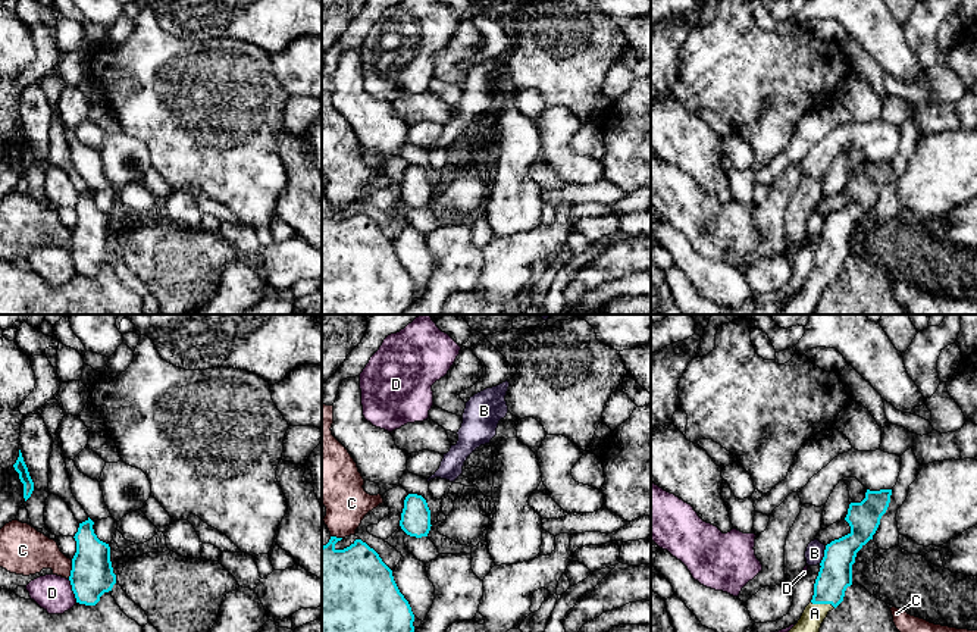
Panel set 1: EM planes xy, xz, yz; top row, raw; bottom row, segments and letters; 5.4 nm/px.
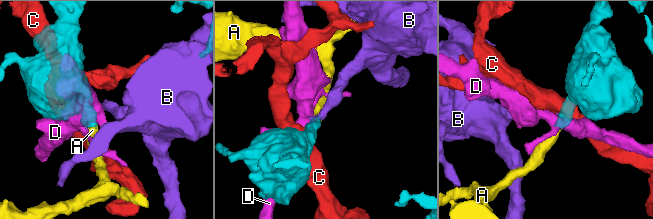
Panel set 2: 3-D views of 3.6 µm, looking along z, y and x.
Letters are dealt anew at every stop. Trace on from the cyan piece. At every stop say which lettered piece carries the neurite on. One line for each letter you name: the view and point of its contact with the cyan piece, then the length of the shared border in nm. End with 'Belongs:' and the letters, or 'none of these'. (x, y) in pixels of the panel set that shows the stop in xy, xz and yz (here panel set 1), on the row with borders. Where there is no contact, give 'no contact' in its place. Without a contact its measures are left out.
A: contact yz (823, 603); length 140 nm
Belongs: A

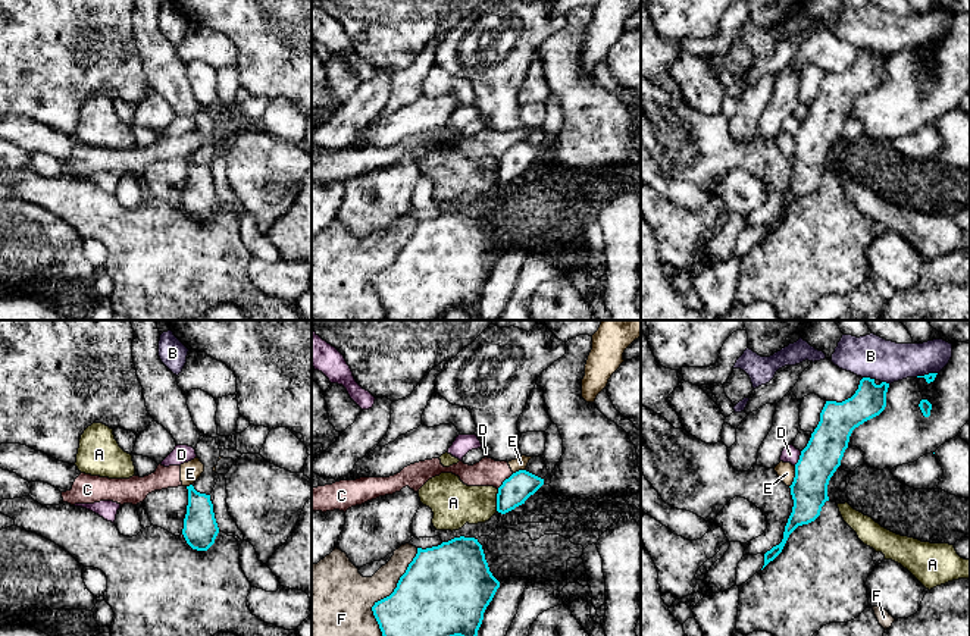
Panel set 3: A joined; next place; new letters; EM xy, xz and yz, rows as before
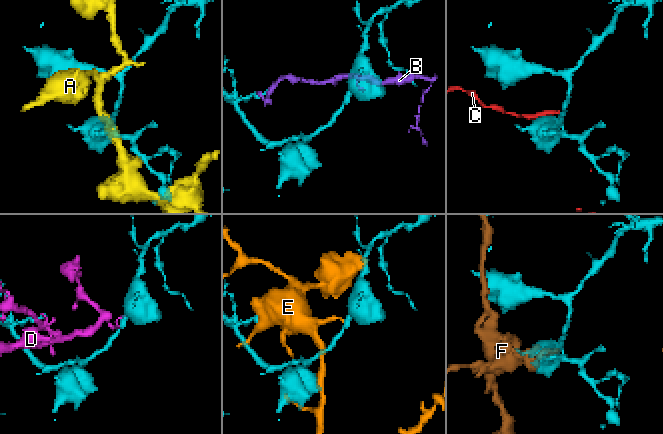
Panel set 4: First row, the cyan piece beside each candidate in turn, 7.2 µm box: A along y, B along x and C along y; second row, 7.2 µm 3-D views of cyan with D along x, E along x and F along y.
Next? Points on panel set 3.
Belongs: none of these

